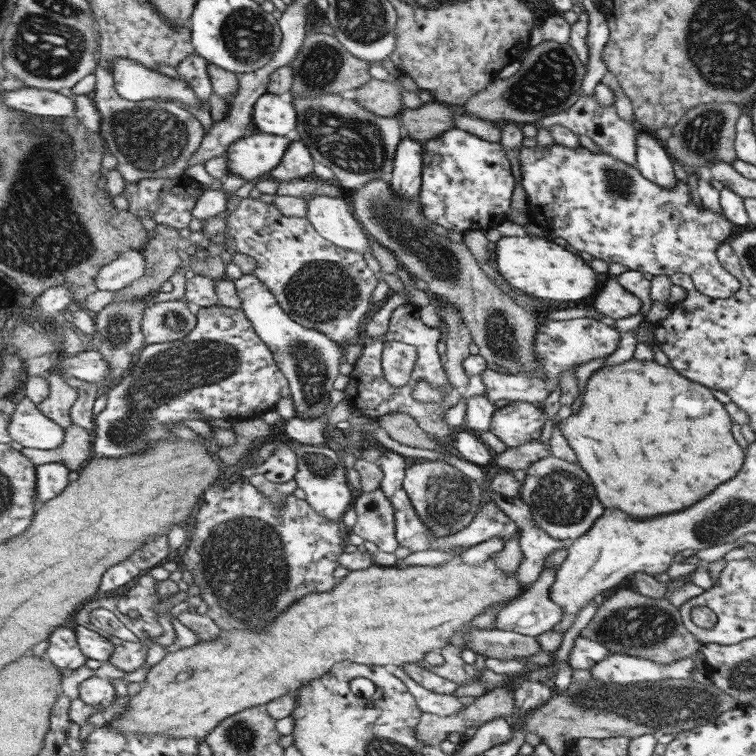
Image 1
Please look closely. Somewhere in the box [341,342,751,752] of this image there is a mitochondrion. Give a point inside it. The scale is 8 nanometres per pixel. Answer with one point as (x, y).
(663, 707)

